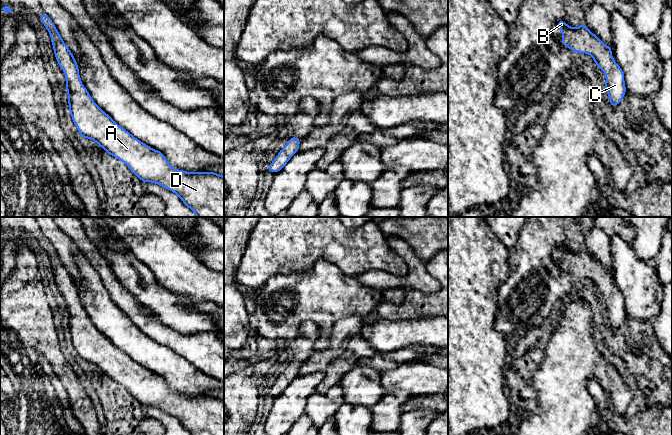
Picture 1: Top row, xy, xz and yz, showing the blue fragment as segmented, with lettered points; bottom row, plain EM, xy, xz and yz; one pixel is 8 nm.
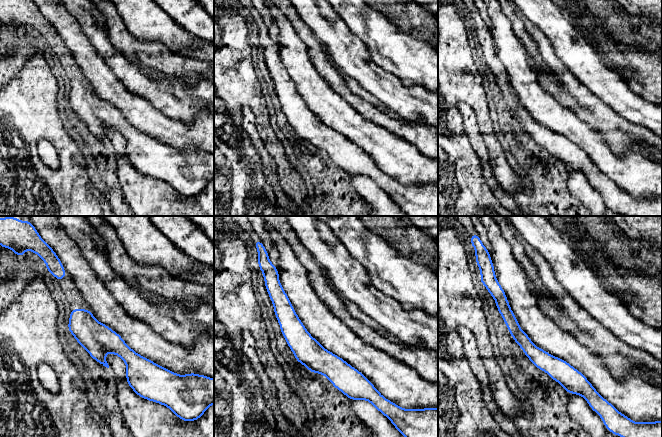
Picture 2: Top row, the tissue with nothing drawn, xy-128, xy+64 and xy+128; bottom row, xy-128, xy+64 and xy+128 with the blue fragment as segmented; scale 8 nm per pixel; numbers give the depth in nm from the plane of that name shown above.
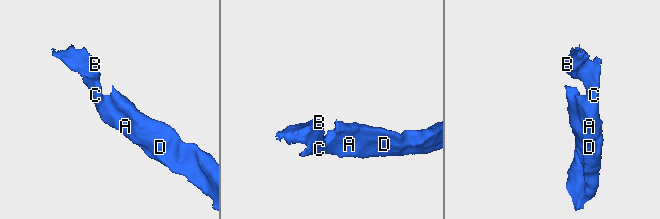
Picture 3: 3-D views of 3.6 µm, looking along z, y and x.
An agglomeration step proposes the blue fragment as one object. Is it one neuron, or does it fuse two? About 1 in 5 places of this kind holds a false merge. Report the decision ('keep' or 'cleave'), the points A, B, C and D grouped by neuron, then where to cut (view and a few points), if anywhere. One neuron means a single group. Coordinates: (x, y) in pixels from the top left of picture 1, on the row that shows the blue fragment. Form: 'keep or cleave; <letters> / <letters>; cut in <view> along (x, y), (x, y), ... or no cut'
keep; A B C D; no cut

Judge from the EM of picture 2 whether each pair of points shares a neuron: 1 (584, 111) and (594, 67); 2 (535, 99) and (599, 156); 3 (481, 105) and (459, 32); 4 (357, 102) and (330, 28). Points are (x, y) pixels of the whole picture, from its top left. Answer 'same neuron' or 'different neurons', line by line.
1: different neurons
2: same neuron
3: same neuron
4: different neurons

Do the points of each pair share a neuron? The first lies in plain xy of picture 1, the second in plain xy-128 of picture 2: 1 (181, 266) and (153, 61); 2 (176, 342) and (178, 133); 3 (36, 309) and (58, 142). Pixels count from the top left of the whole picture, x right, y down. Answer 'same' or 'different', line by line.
1: different
2: different
3: same

